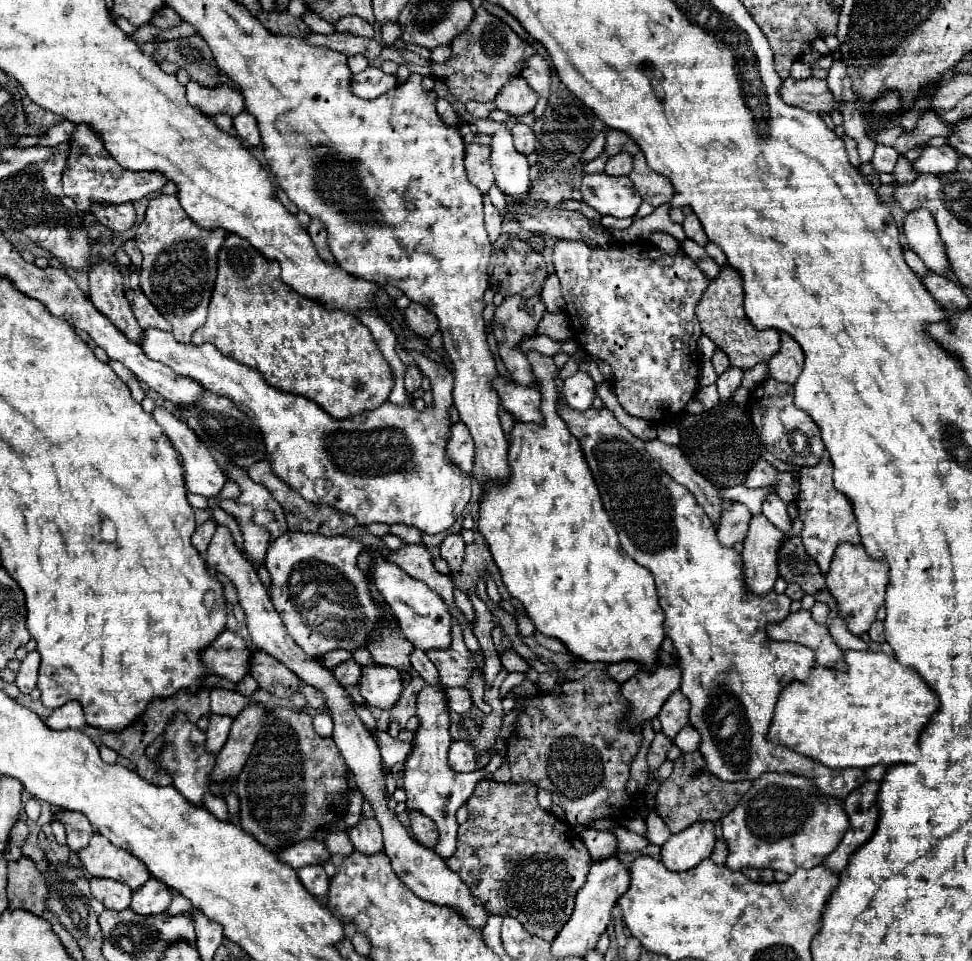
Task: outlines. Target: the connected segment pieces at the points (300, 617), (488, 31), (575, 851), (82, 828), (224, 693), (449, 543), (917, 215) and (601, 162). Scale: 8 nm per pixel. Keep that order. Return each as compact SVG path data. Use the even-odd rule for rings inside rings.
M287 531L269 543L265 567L271 575L269 597L281 615L289 635L309 657L323 657L329 651L355 651L365 645L369 631L377 625L379 615L389 609L373 601L365 573L357 567L363 543L347 535L323 537L317 533ZM317 583L317 605L305 609L305 585Z
M479 7L469 29L455 37L455 41L451 43L451 57L447 59L447 63L431 63L431 73L433 77L445 81L449 93L457 101L487 103L495 99L497 91L511 77L517 77L521 73L525 61L531 55L535 55L535 49L529 43L519 39L501 19Z
M483 779L469 797L469 819L467 823L459 825L457 851L447 861L447 865L459 873L463 881L467 881L471 893L475 893L475 897L479 897L487 907L487 913L517 917L529 933L545 941L553 941L573 913L575 895L583 887L591 867L591 855L577 831L567 825L567 821L539 807L537 791L539 789L535 789L535 785Z
M61 809L53 817L55 817L55 821L59 821L59 823L65 825L67 845L69 845L71 851L79 851L79 849L87 847L91 835L95 831L93 831L93 825L87 821L87 817L83 813L75 813L75 811Z
M211 689L211 713L237 717L249 703L251 703L251 699L237 691Z
M447 535L443 545L441 545L441 557L451 563L449 575L457 575L461 571L461 563L463 563L463 549L465 543L461 539L461 535Z
M919 207L909 211L903 223L903 231L909 241L909 247L925 261L925 265L933 273L943 275L949 271L949 259L945 255L943 241L939 239L935 219L927 209Z
M601 153L597 159L593 159L593 161L585 163L583 171L585 171L585 173L601 173L601 171L603 171L603 167L605 167L605 163L607 163L607 155L605 155L605 153Z

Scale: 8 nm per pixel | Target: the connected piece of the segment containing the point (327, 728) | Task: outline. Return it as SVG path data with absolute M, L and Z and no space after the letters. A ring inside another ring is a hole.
M321 713L313 719L313 727L315 731L321 735L321 737L331 737L333 733L333 721L331 721L331 715L329 713Z

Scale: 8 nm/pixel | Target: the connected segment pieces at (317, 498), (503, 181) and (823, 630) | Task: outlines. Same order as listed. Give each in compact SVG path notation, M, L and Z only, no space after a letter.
M143 329L139 345L149 359L165 363L167 367L175 369L179 375L191 377L193 381L201 383L205 389L217 395L229 397L241 411L245 411L263 433L267 459L275 475L283 479L287 485L291 485L293 489L297 489L307 501L331 505L343 513L351 513L359 525L369 525L375 521L387 525L403 523L403 525L417 527L427 535L437 535L447 531L457 521L457 517L463 515L471 499L471 477L467 473L459 473L459 469L455 469L455 465L447 461L447 437L451 429L449 407L453 405L453 397L451 397L453 373L445 365L435 365L423 353L411 351L411 356L422 373L431 379L431 391L433 391L431 407L417 411L411 405L393 405L391 401L385 401L373 411L349 417L345 421L337 421L331 415L327 415L323 409L319 409L315 401L301 395L283 393L267 385L267 381L259 371L239 361L233 361L231 357L219 353L209 343L201 347L183 345L175 341L173 333L159 331L159 329Z
M501 127L491 135L491 169L495 173L497 187L515 197L517 201L527 199L529 191L529 165L511 139L511 129Z
M805 609L791 613L783 623L769 625L767 633L775 641L793 641L793 643L813 649L817 665L821 665L821 667L847 671L847 663L843 659L843 649L835 643L829 629L825 625L815 623L811 613Z

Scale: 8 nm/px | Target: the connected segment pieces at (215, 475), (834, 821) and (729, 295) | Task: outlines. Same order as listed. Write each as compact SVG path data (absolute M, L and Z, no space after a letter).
M157 407L155 411L153 411L153 417L155 417L155 421L161 425L161 429L163 429L163 433L171 439L171 443L173 443L173 447L181 453L181 459L183 459L183 469L185 469L185 483L187 483L187 489L191 491L191 493L197 493L197 495L203 495L203 497L207 497L207 499L213 499L213 497L217 497L219 493L221 493L221 489L223 489L223 485L227 483L227 475L225 475L225 471L217 465L217 461L213 459L213 455L211 455L211 451L195 437L195 433L181 421L181 419L177 419L173 413L169 413L165 407Z
M763 773L741 803L721 819L723 837L729 845L727 867L739 871L743 867L769 867L773 871L795 873L795 869L811 869L821 865L833 853L849 829L843 803L815 793L811 781L791 773Z
M725 265L715 281L707 287L707 293L699 301L695 315L703 329L703 335L707 335L731 361L733 367L739 367L743 371L753 369L757 363L767 363L777 351L779 351L779 331L767 329L757 331L749 323L749 319L743 313L743 287L741 287L739 273Z

